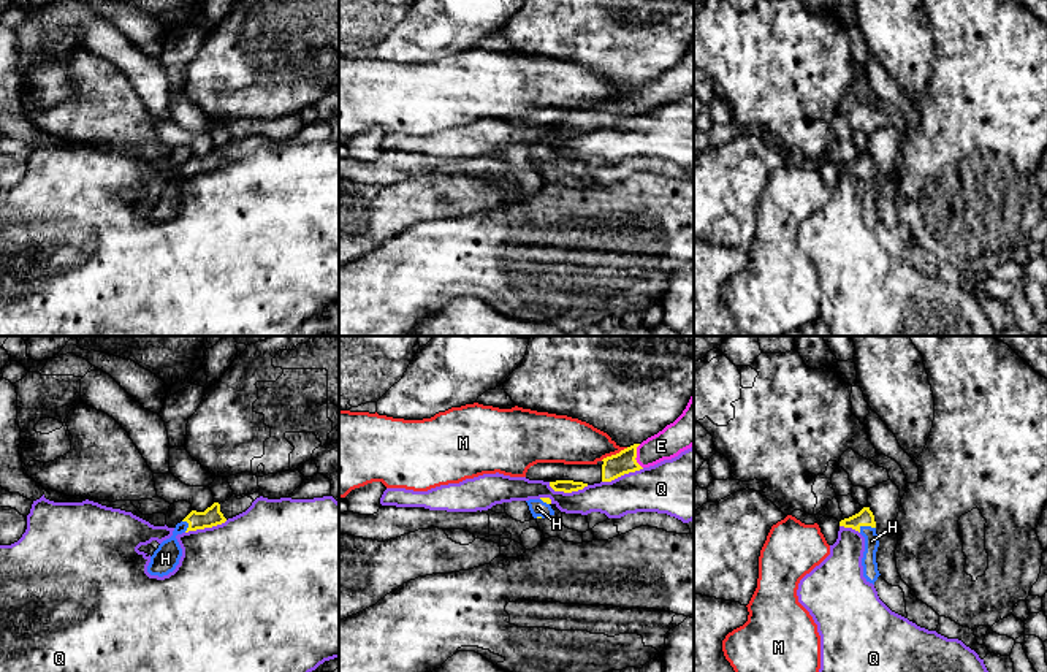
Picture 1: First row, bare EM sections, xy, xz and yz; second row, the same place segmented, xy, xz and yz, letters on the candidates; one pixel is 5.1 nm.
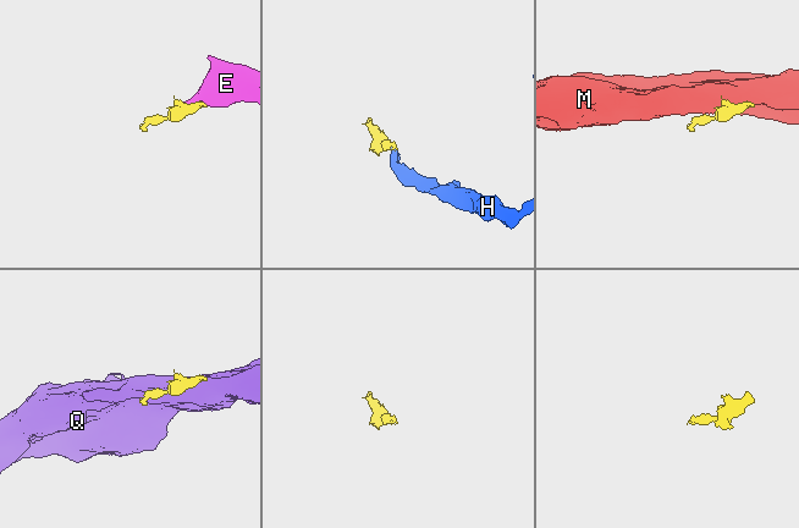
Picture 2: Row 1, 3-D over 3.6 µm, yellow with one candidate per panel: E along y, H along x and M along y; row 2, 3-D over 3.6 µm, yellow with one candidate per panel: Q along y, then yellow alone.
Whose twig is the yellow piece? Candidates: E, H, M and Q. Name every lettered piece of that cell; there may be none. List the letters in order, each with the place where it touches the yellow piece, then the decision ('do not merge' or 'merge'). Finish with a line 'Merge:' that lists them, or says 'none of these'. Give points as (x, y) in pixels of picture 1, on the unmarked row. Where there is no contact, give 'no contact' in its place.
E: xz (635, 102) | merge
H: yz (865, 170) | merge
M: xz (613, 100) | do not merge
Q: xz (567, 137) | do not merge
Merge: E, H

